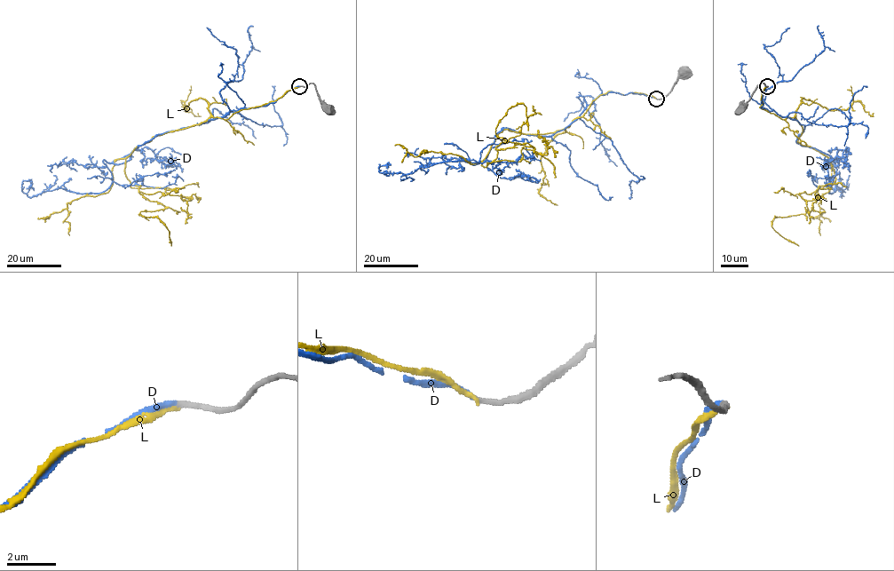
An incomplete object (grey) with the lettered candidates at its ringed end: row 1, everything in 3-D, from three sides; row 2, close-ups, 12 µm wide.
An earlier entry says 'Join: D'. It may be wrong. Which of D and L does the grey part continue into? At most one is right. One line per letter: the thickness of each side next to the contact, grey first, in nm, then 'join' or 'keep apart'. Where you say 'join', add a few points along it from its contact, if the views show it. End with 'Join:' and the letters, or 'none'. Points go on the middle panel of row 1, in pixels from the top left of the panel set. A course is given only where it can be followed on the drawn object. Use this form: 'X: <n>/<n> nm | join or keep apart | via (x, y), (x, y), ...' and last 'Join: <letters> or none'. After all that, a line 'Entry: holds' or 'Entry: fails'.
D: 220/200 nm | join | via (656, 99), (607, 92), (551, 136), (502, 129), (479, 163), (461, 156), (469, 160), (379, 171), (391, 164)
L: 220/170 nm | keep apart
Join: D
Entry: holds

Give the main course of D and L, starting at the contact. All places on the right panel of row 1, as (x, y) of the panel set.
D: (767, 86), (761, 107), (833, 159), (833, 190)
L: (767, 86), (760, 107), (795, 117), (798, 142), (834, 171), (810, 211), (772, 220), (798, 246)

